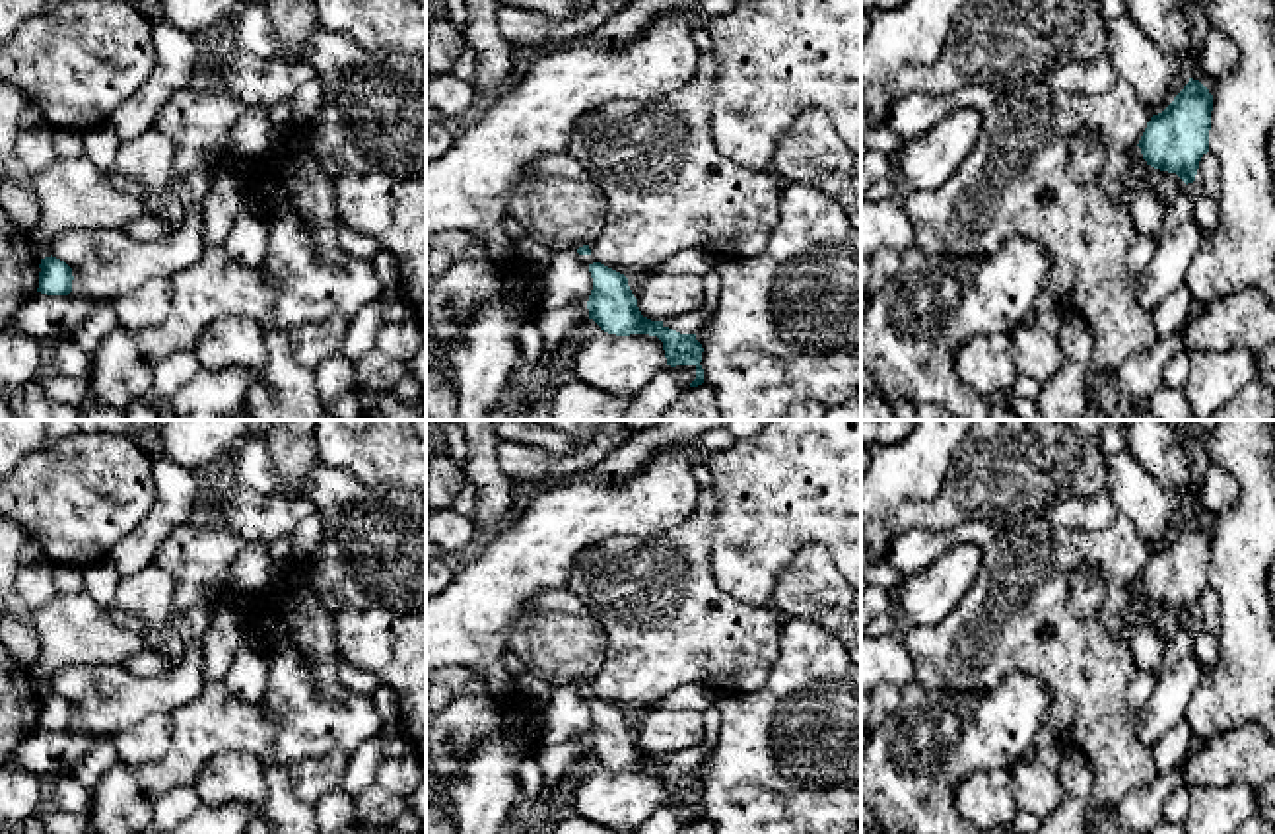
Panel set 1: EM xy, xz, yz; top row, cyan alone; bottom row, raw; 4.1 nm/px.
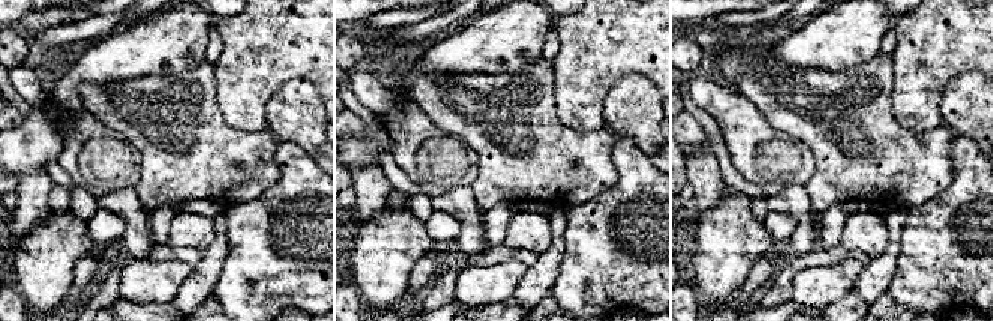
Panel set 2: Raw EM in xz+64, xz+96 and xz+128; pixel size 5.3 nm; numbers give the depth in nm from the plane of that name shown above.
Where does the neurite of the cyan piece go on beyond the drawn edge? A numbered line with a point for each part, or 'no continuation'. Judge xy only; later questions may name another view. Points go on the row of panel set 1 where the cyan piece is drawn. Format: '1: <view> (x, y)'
no continuation

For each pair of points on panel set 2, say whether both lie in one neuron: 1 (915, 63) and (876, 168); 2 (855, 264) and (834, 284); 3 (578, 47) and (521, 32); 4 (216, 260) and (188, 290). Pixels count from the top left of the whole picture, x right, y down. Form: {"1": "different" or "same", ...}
{"1": "different", "2": "same", "3": "different", "4": "same"}

